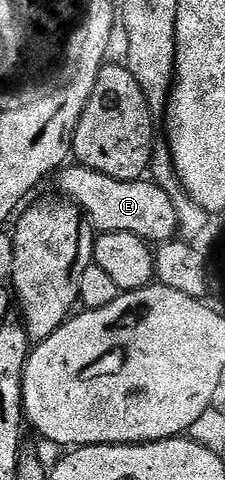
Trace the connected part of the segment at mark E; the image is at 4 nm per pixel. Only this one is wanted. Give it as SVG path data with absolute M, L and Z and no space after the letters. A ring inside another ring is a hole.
M79 164L61 169L59 193L72 199L97 231L130 232L149 244L171 242L177 237L180 221L171 196L152 180L123 182Z

